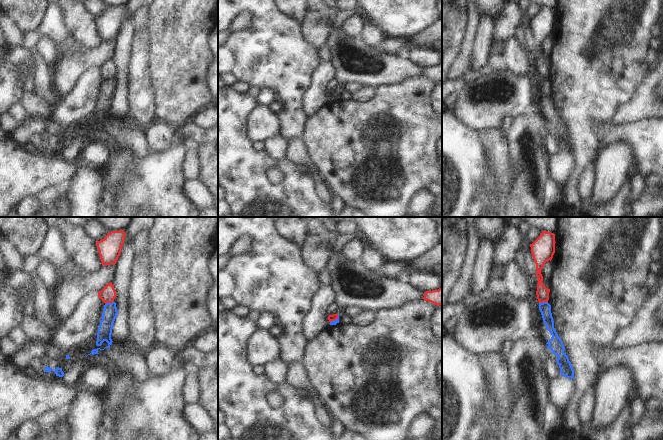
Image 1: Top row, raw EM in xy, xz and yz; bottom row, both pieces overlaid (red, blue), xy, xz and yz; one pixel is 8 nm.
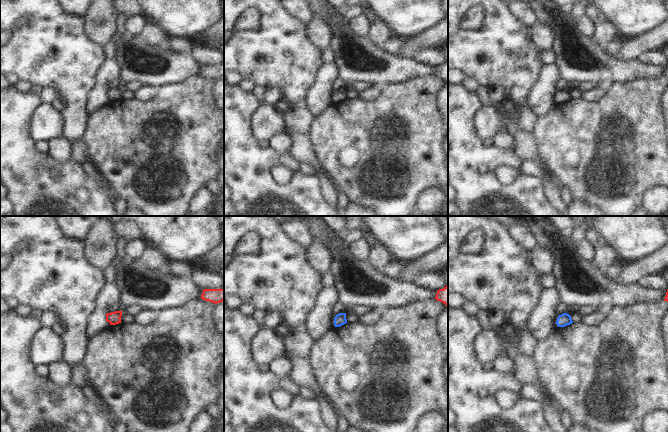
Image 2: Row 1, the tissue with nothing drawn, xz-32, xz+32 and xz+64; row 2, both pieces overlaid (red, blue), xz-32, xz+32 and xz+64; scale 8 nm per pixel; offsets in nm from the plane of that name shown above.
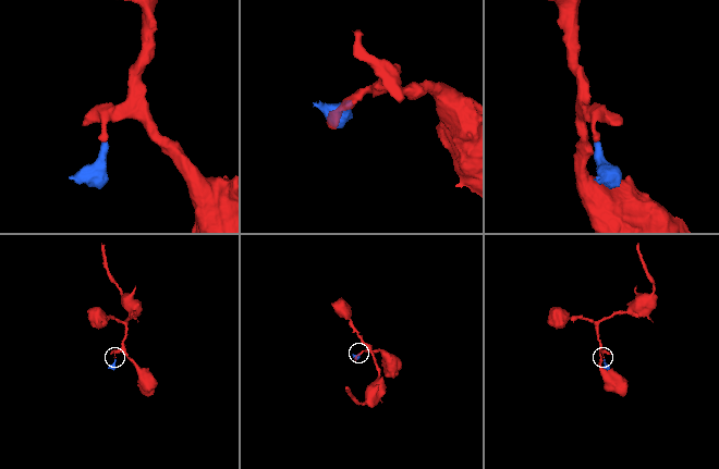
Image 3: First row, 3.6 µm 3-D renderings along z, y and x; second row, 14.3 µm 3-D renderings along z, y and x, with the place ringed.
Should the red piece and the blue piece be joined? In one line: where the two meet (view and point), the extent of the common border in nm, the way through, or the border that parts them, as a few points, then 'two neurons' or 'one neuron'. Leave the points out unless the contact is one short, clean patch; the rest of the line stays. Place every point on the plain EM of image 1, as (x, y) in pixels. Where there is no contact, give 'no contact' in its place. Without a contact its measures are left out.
xy (109, 78) | 80 nm | along xy (113, 77), (105, 80) | two neurons

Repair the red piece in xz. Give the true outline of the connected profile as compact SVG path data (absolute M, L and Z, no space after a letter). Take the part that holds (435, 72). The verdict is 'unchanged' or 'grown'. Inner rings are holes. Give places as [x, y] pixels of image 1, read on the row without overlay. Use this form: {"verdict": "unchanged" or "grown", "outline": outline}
{"verdict": "unchanged", "outline": "M442 63L438 66L426 67L423 75L437 82L442 81Z"}

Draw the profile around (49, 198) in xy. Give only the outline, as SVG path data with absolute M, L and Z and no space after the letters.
M63 186L50 187L39 191L35 196L41 202L42 207L51 211L52 217L60 217L59 201L63 195Z

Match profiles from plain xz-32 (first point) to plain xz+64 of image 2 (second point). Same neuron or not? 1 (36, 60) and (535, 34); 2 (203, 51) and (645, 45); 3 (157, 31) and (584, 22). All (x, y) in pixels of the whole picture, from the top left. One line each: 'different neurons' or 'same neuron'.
1: different neurons
2: different neurons
3: different neurons

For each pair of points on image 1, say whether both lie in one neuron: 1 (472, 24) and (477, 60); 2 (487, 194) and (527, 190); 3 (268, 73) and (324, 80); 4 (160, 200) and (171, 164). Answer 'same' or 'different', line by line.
1: different
2: different
3: different
4: same

